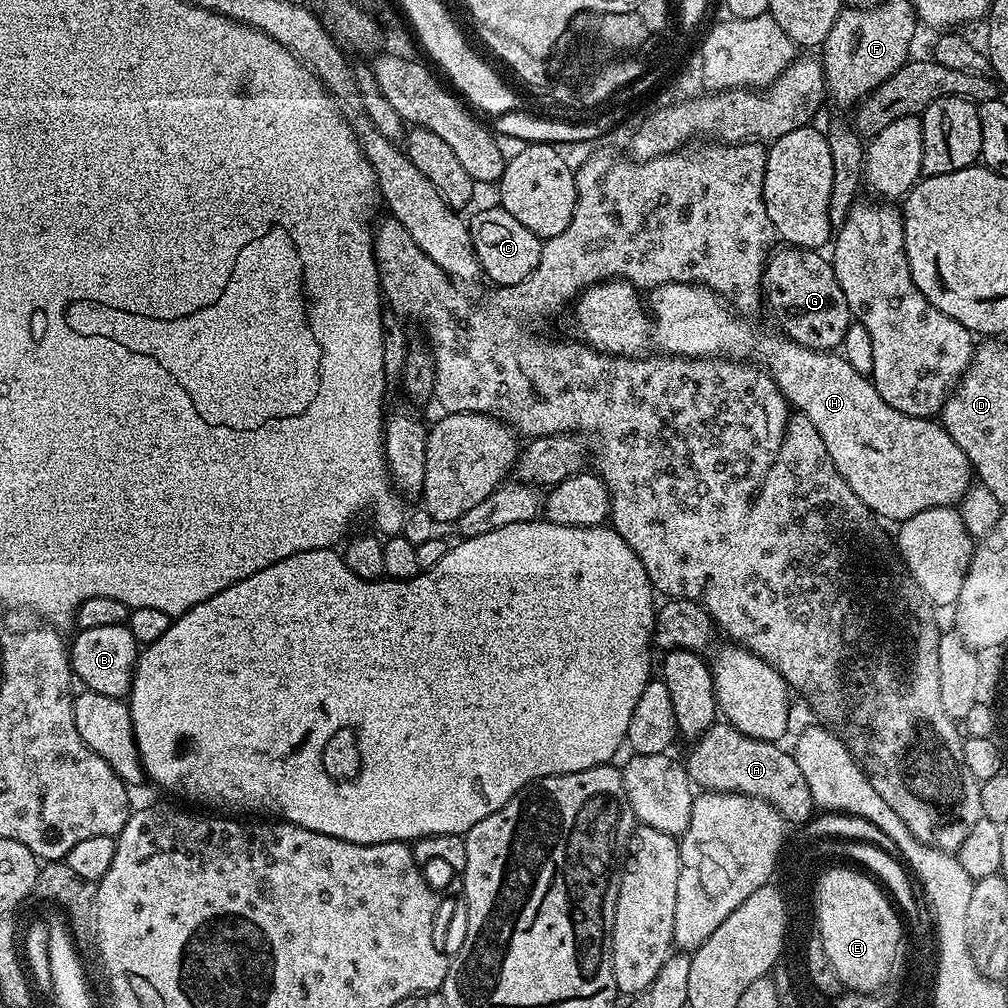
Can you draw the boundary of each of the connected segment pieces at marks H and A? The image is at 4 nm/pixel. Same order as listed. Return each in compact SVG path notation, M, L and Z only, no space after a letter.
M603 280L601 284L591 284L574 301L576 332L580 335L577 337L589 348L607 352L609 356L637 357L655 350L660 354L693 358L751 358L771 376L789 405L810 418L814 430L818 430L822 442L826 442L830 462L834 462L838 474L846 478L846 486L850 486L850 490L854 490L854 494L858 494L858 498L862 498L865 506L877 517L885 516L888 520L901 522L930 507L956 506L973 487L972 464L962 446L950 438L943 423L927 416L902 414L902 410L894 410L894 406L882 402L871 379L854 370L843 355L835 351L815 352L783 335L767 336L759 332L748 321L751 319L737 314L718 293L702 284L662 284L651 289L652 320L640 296L637 288L625 280Z
M717 722L711 725L695 741L687 758L684 758L686 772L691 781L705 791L714 792L738 792L744 796L757 797L766 801L772 808L779 810L787 823L805 825L812 820L816 807L813 796L806 784L806 779L800 771L798 762L796 762L793 753L780 748L780 744L775 741L760 740L750 738L727 722Z

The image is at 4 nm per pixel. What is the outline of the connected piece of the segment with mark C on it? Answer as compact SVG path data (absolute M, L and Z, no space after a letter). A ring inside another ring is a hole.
M493 206L484 208L481 212L476 212L467 221L468 233L474 246L474 254L480 263L480 271L486 277L493 280L493 285L507 286L522 282L538 266L540 257L540 245L542 243L539 236L535 236L514 214L510 214L505 208Z

